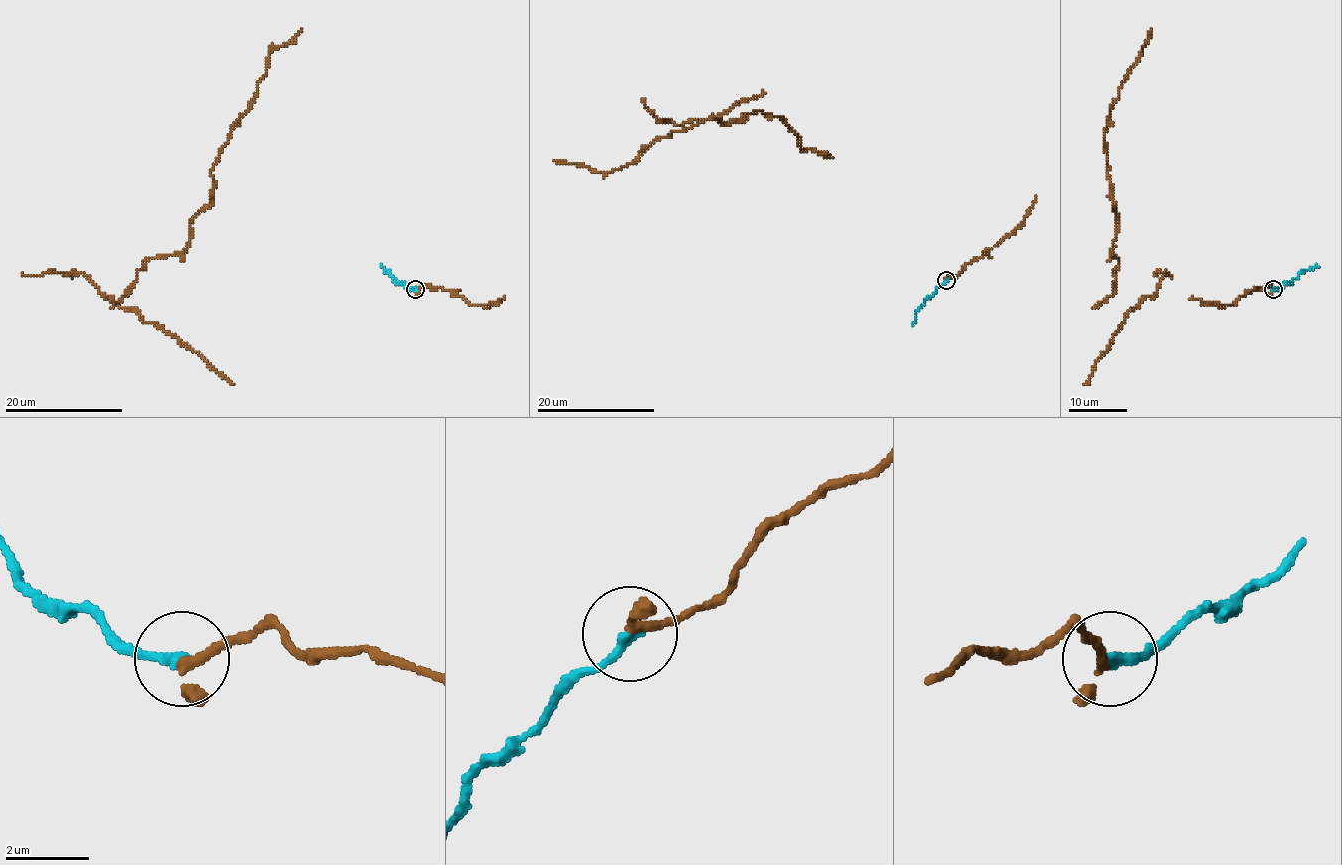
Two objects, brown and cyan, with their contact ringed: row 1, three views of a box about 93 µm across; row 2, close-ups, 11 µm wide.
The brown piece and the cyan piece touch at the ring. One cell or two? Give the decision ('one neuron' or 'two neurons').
one neuron

